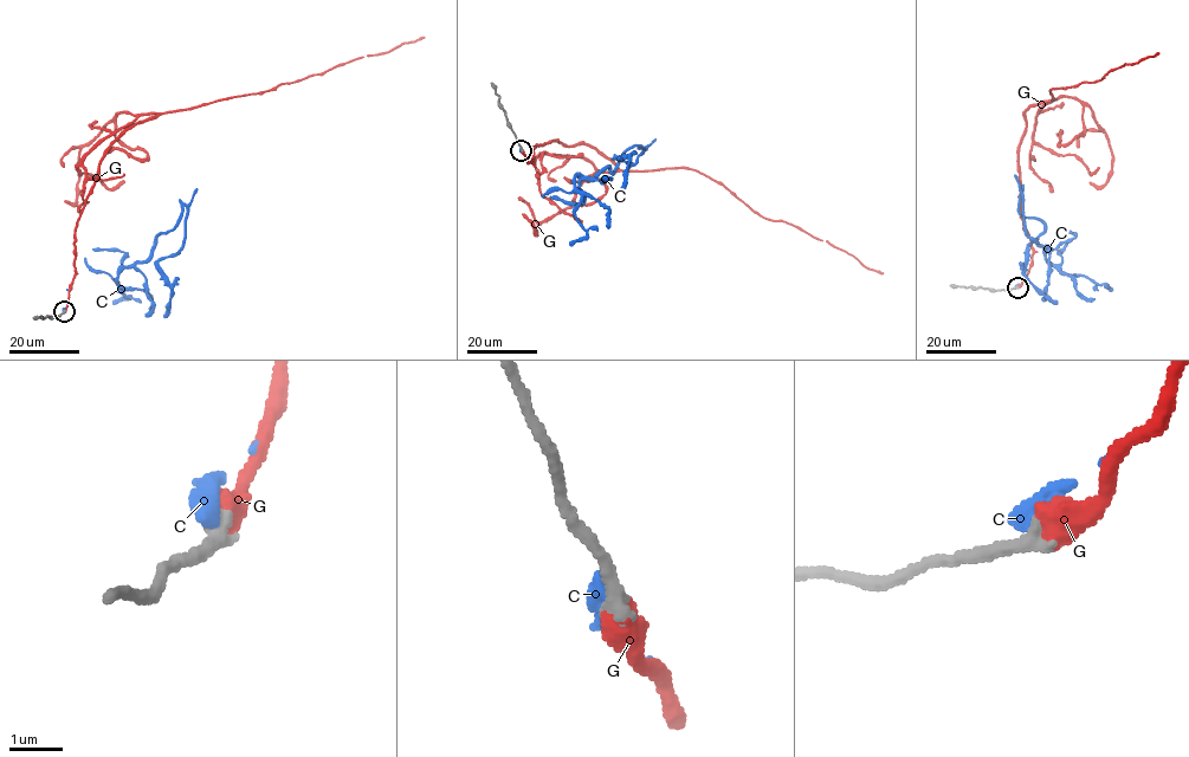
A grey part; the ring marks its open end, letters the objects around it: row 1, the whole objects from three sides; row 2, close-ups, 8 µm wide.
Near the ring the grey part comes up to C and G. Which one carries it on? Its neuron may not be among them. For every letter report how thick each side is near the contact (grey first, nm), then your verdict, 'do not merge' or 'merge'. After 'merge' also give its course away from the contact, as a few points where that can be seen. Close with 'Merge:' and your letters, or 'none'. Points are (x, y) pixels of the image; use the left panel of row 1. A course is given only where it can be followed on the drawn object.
C: calibres 360 and 440 nm; do not merge
G: calibres 360 and 600 nm; merge; course (64, 311), (75, 275), (77, 220), (104, 151), (124, 131), (163, 112), (275, 90), (424, 37)
Merge: G

